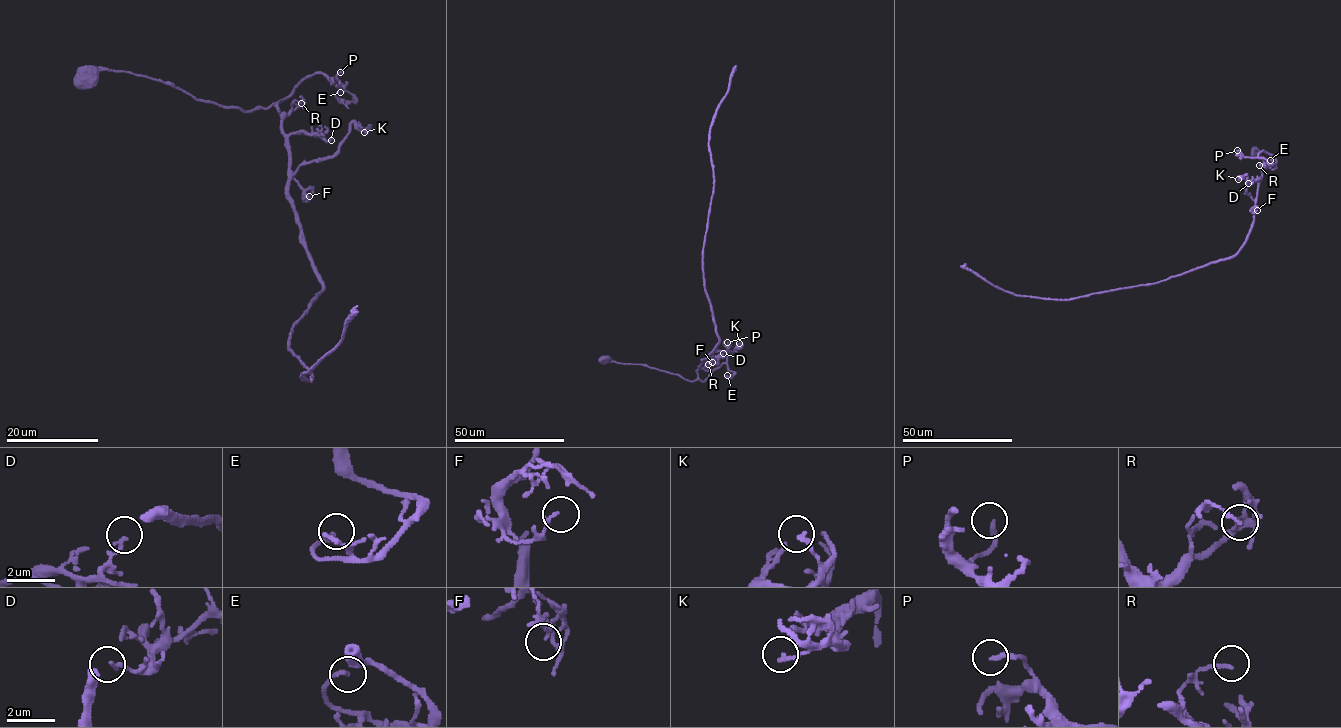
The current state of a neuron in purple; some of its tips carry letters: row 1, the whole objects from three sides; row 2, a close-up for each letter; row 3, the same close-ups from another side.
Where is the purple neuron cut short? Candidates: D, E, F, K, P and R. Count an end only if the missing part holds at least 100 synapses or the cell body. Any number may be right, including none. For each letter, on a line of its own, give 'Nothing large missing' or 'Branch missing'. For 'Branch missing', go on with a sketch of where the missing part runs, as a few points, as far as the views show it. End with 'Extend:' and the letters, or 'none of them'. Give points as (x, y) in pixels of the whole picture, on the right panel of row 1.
D: Nothing large missing
E: Nothing large missing
F: Nothing large missing
K: Nothing large missing
P: Nothing large missing
R: Nothing large missing
Extend: none of them

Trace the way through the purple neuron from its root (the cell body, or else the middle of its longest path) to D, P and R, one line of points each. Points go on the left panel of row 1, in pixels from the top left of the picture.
D: (86, 72), (129, 71), (245, 111), (278, 102), (286, 134), (307, 132), (331, 140)
P: (86, 72), (129, 71), (245, 111), (281, 102), (312, 74), (323, 74), (339, 87), (340, 72)
R: (86, 72), (129, 71), (245, 111), (278, 102), (286, 115), (293, 101), (301, 103)

